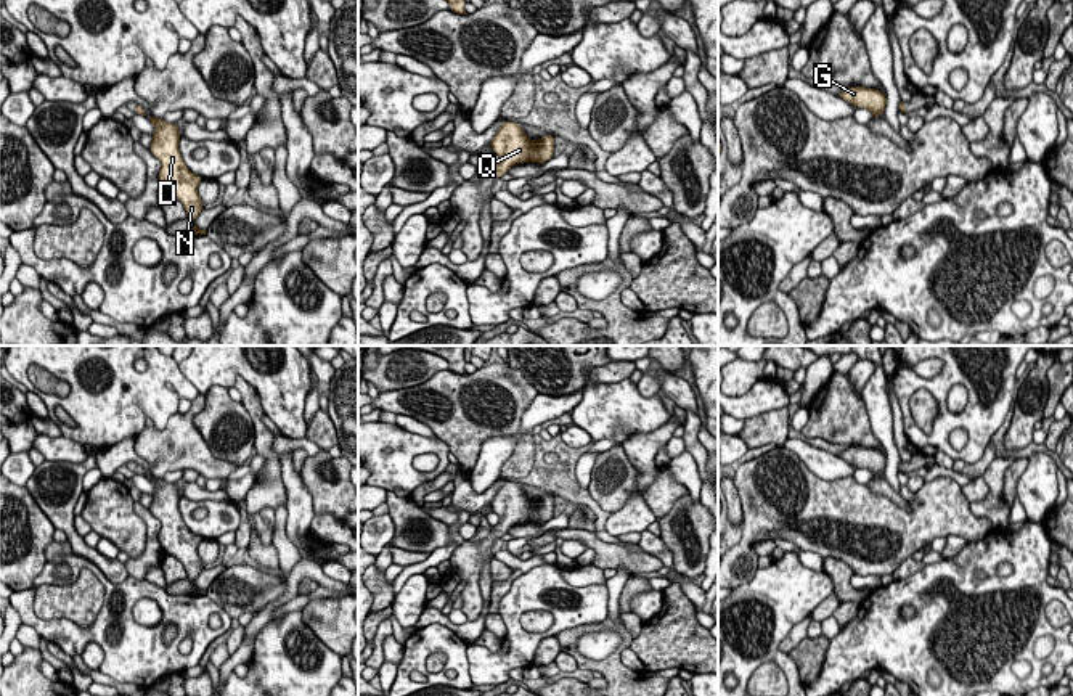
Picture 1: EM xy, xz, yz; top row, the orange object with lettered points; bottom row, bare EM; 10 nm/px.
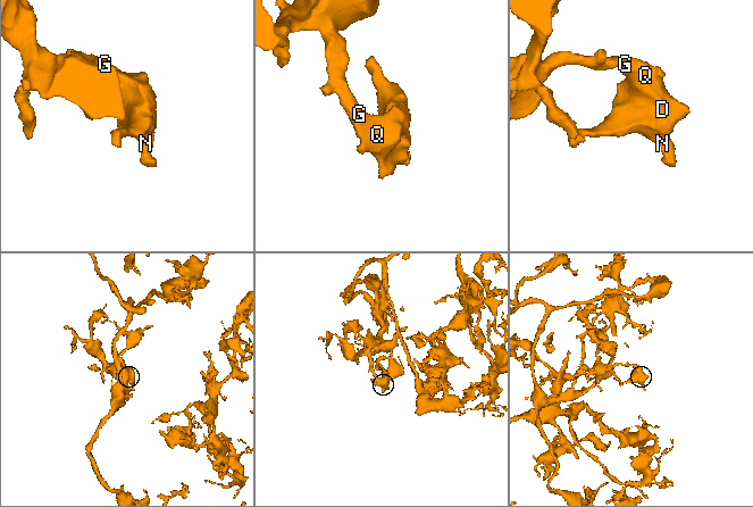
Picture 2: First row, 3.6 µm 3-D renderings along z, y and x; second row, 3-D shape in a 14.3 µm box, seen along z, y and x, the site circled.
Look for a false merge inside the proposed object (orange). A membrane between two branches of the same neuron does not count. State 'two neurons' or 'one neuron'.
one neuron

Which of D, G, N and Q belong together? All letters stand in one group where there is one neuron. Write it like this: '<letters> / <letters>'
D G N Q

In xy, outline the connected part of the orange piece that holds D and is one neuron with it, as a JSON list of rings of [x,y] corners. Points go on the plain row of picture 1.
[[[141,465],[135,466],[135,474],[146,476],[154,487],[149,511],[161,521],[159,543],[165,555],[175,556],[186,571],[186,579],[194,585],[204,566],[198,553],[201,535],[193,534],[178,510],[180,489],[162,477],[148,476]]]

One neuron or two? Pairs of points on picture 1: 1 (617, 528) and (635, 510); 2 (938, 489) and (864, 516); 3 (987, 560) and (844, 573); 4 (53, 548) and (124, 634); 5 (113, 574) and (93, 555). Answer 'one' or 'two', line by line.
1: one
2: one
3: two
4: two
5: one

